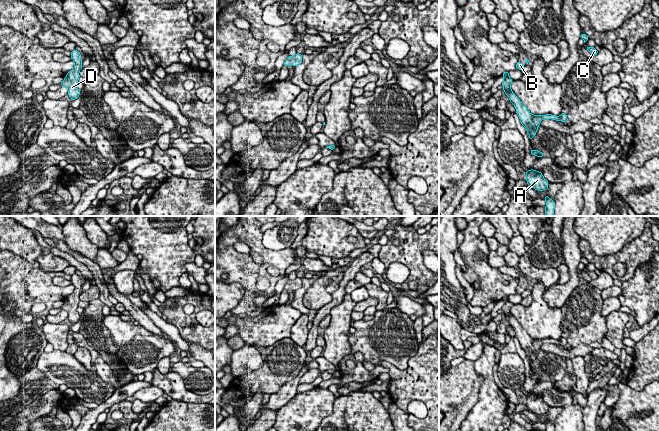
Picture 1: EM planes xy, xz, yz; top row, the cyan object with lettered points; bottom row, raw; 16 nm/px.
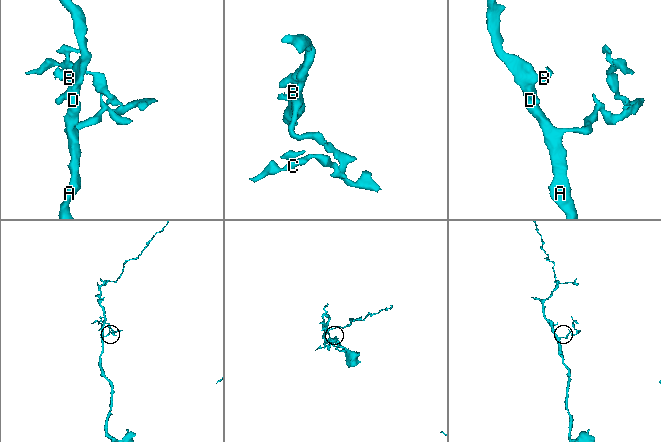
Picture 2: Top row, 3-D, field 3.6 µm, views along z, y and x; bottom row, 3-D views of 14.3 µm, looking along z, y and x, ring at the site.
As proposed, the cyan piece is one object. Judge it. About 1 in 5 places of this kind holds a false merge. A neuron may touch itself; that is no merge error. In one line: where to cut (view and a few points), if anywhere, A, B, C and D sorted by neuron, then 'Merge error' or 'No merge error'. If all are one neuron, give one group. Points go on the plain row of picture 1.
No split. Groups: A B C D. No merge error

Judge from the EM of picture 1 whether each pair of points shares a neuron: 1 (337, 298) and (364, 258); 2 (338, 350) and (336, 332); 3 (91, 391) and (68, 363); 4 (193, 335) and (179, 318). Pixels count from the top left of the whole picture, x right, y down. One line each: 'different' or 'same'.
1: same
2: same
3: same
4: same

